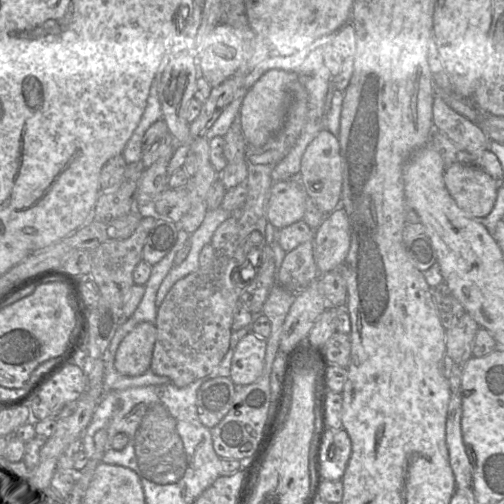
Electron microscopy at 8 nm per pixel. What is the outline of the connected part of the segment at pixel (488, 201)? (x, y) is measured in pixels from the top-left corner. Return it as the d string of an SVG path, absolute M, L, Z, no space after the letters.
M462 163L447 165L444 181L451 197L467 216L482 219L492 211L499 188L479 167Z

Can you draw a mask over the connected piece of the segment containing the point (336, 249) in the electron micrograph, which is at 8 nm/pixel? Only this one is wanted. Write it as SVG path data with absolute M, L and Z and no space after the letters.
M342 207L327 215L315 229L312 241L319 277L342 266L350 247L349 220Z

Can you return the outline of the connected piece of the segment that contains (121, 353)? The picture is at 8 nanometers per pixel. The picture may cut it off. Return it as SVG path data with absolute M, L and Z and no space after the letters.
M153 323L137 324L121 340L114 356L114 367L122 375L137 376L151 364L157 330Z

